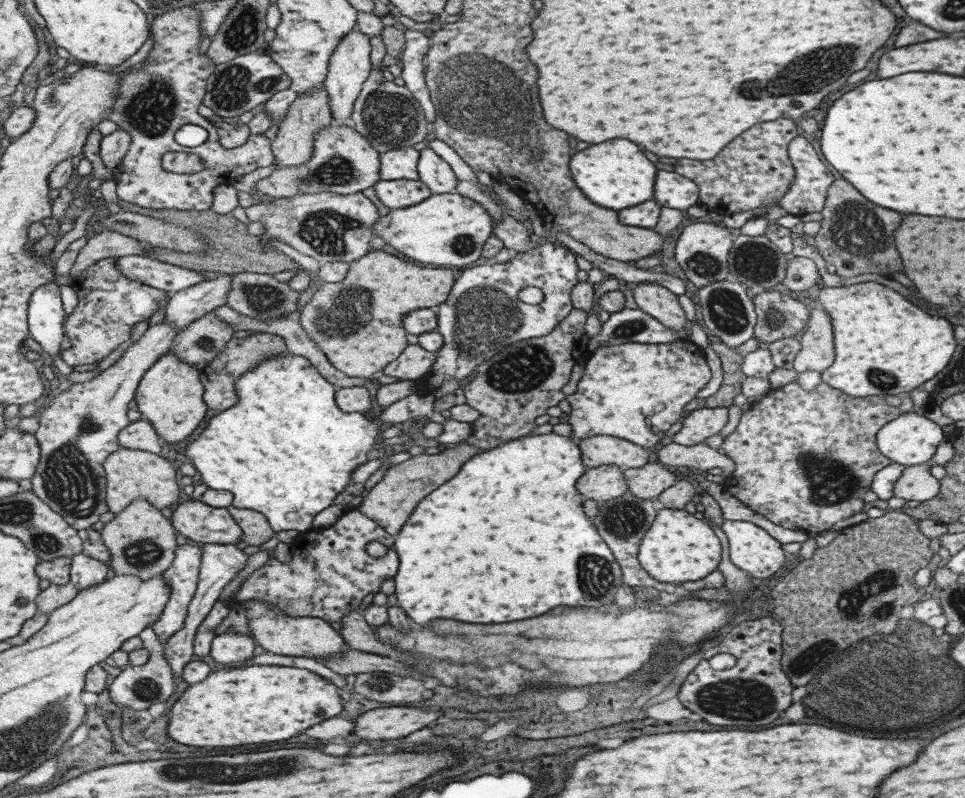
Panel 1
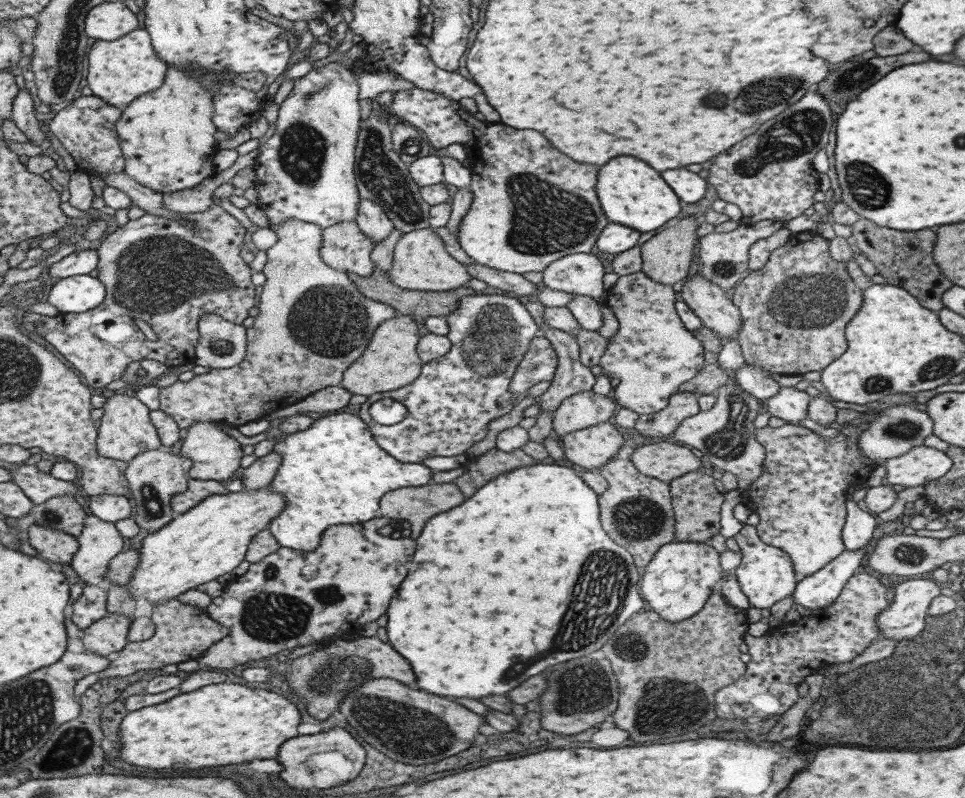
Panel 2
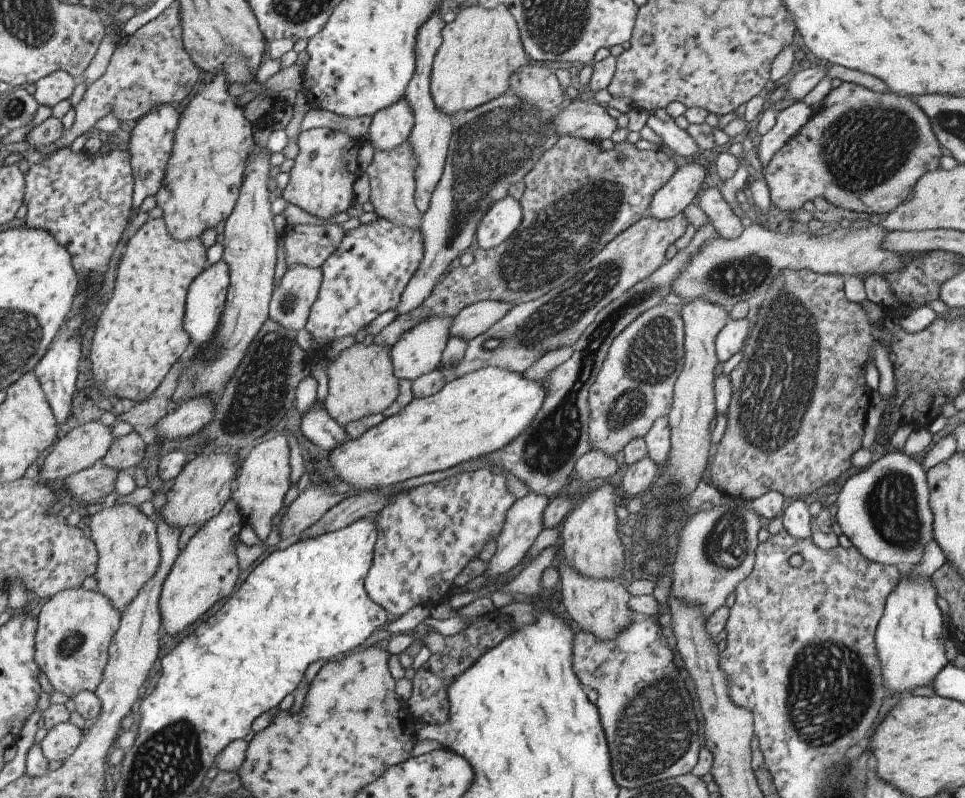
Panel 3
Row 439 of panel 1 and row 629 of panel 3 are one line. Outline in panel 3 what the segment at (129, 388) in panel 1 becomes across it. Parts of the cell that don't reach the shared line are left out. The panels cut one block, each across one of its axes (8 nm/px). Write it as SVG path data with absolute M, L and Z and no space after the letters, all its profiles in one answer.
M83 587L66 589L51 597L37 616L35 663L54 690L74 698L82 690L95 692L109 661L109 646L121 625L121 614L112 602Z

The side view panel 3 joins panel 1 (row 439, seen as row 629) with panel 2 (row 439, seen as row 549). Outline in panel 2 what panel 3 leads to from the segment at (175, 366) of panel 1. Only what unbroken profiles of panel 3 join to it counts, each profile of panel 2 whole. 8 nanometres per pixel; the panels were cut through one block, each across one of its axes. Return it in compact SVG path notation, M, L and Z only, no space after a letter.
M196 422L186 428L187 434L182 442L180 455L192 459L192 468L189 470L189 478L208 481L216 480L227 482L232 474L240 467L242 445L234 437L228 435L223 429L224 423Z

